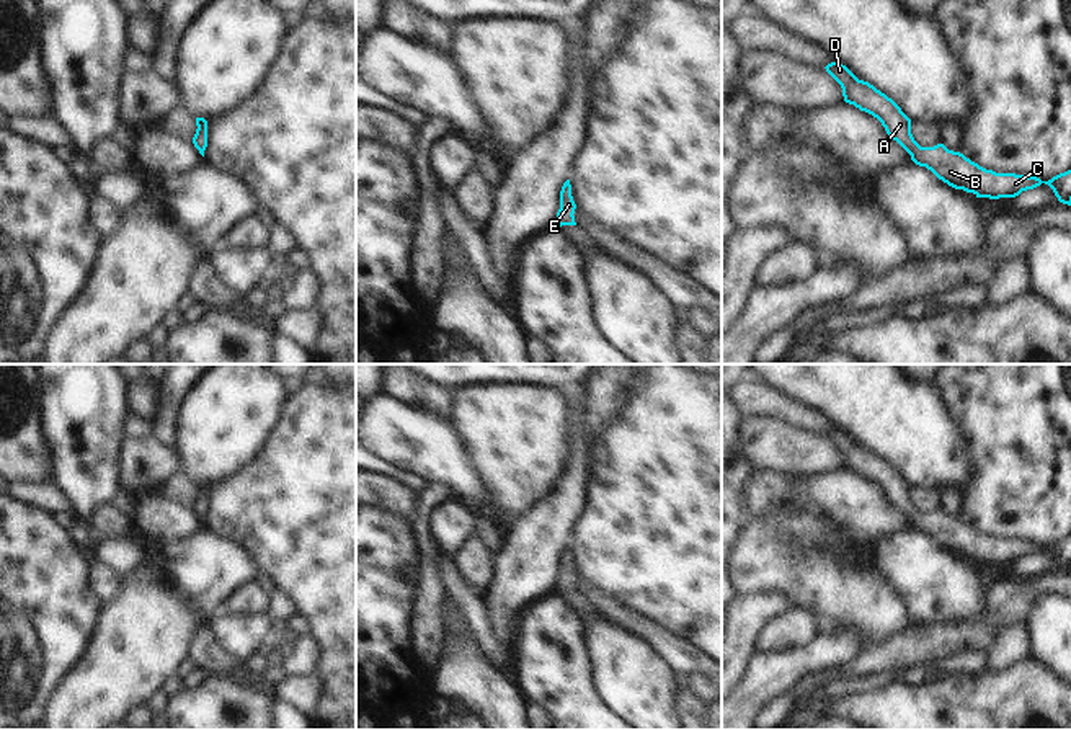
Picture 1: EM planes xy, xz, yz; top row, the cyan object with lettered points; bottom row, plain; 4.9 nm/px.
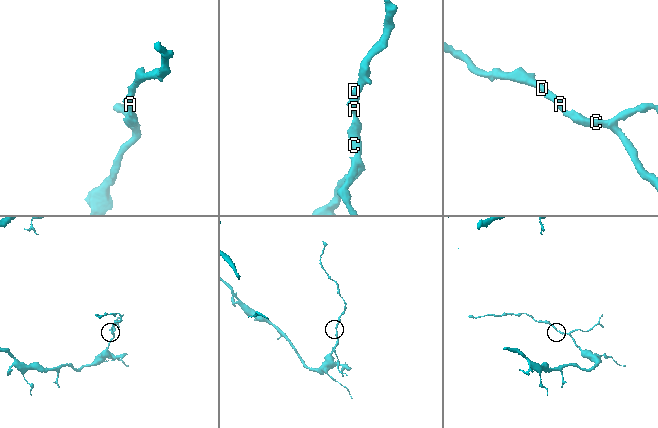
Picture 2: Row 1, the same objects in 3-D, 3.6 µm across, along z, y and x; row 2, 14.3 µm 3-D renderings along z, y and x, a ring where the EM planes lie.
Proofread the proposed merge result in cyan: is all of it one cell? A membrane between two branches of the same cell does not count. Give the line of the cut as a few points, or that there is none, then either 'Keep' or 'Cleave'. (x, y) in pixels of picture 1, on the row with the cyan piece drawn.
No split. Keep

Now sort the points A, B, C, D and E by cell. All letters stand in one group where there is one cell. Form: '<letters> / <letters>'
A B C D E

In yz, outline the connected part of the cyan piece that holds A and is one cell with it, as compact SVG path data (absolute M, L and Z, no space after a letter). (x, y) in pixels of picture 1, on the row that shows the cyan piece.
M831 62L824 69L841 85L846 103L877 118L916 165L926 167L949 186L973 193L976 198L999 199L1015 198L1045 183L1060 203L1071 206L1071 170L1042 181L1037 176L986 170L963 154L949 150L944 144L921 147L911 134L911 119L891 98L869 82L859 80L839 62Z

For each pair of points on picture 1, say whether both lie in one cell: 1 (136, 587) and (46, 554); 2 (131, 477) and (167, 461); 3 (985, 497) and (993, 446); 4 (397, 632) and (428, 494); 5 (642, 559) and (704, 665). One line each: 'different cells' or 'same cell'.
1: different cells
2: same cell
3: same cell
4: different cells
5: different cells

